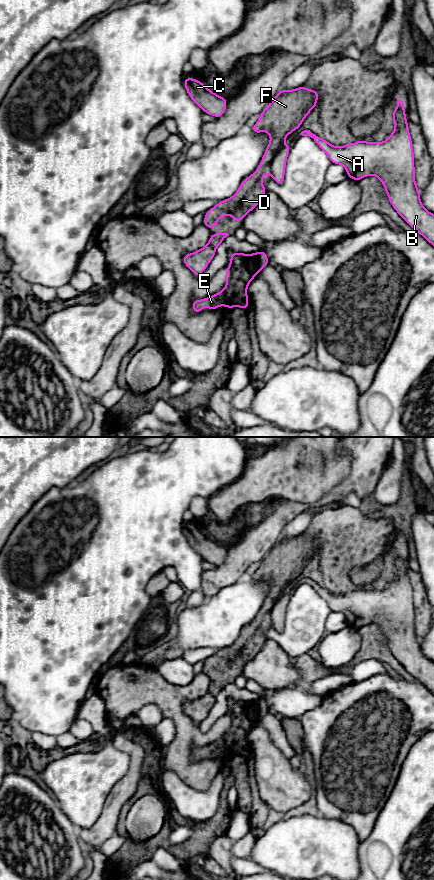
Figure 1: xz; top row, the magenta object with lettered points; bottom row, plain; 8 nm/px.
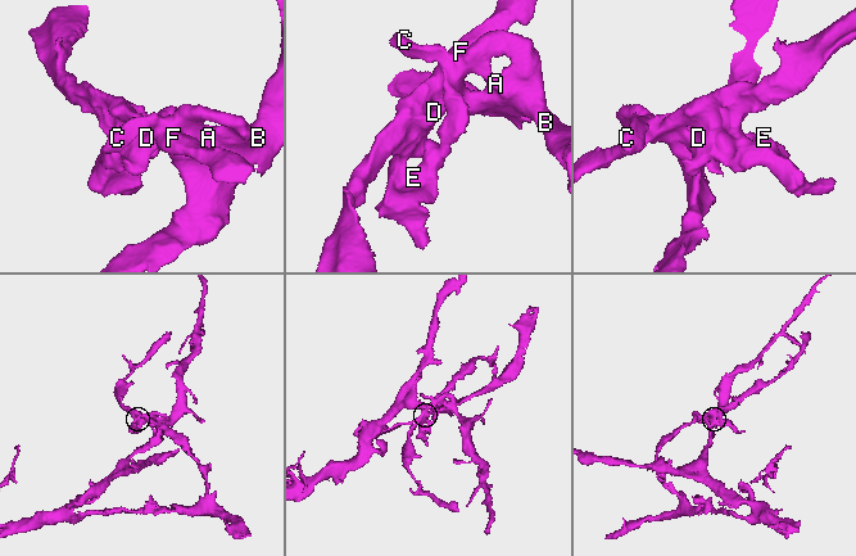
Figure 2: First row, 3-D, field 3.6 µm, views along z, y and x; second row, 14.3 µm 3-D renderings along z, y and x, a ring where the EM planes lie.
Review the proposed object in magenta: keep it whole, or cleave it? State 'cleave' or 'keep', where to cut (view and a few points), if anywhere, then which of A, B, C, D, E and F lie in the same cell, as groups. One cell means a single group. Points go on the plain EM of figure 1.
cleave; cut xz (284, 592), (275, 602), (266, 620); groups A B C / D E F

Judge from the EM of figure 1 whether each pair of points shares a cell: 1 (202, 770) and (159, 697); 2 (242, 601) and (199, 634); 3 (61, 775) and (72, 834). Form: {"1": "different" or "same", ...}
{"1": "same", "2": "same", "3": "different"}

